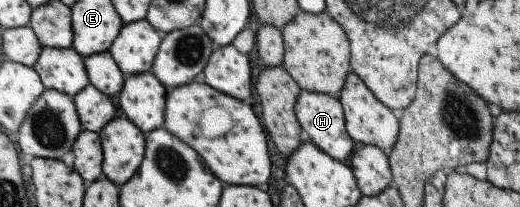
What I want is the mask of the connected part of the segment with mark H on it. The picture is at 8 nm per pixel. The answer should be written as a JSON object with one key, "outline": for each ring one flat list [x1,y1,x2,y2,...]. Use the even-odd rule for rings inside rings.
{"outline":[[299,89,295,103,293,103,293,110,305,139,311,141,321,151,325,151,325,154,331,156,331,158,347,162,348,156,351,155,356,144,345,132,343,110,337,97]]}

